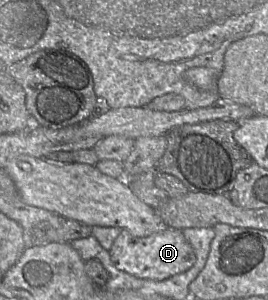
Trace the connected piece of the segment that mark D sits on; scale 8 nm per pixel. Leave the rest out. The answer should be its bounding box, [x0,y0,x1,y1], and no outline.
[109,227,196,281]

